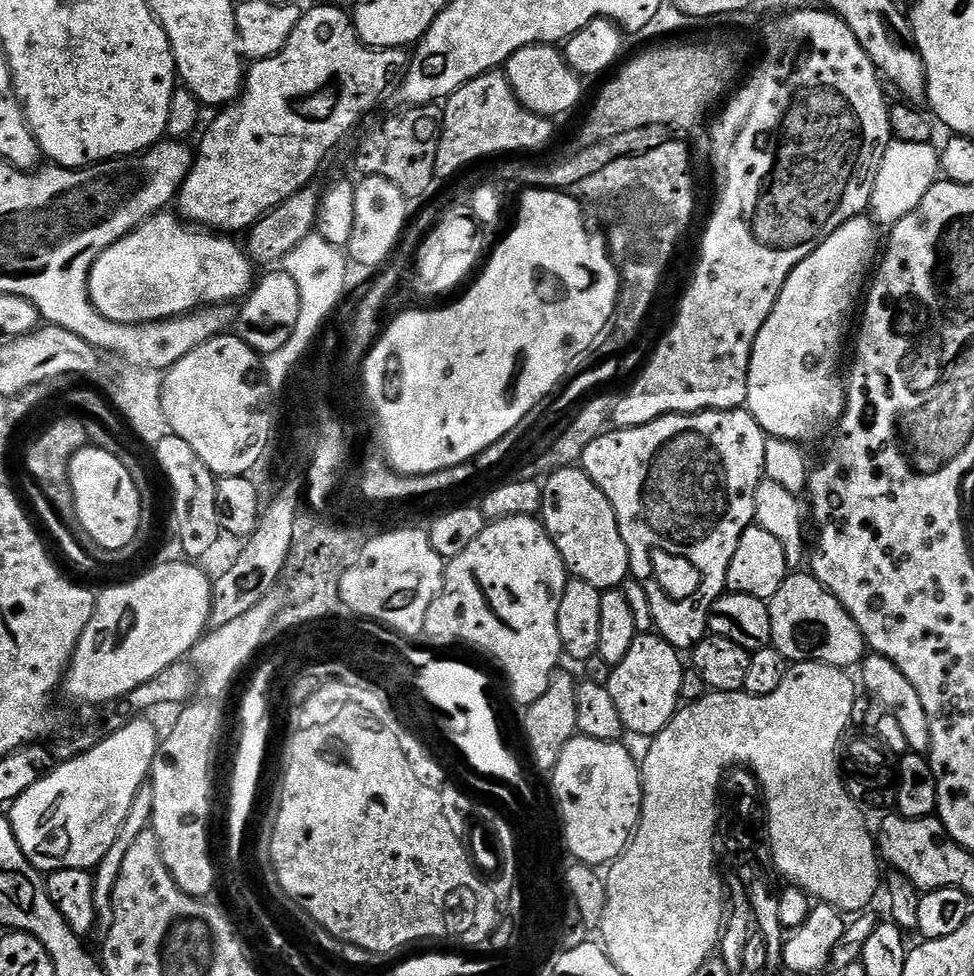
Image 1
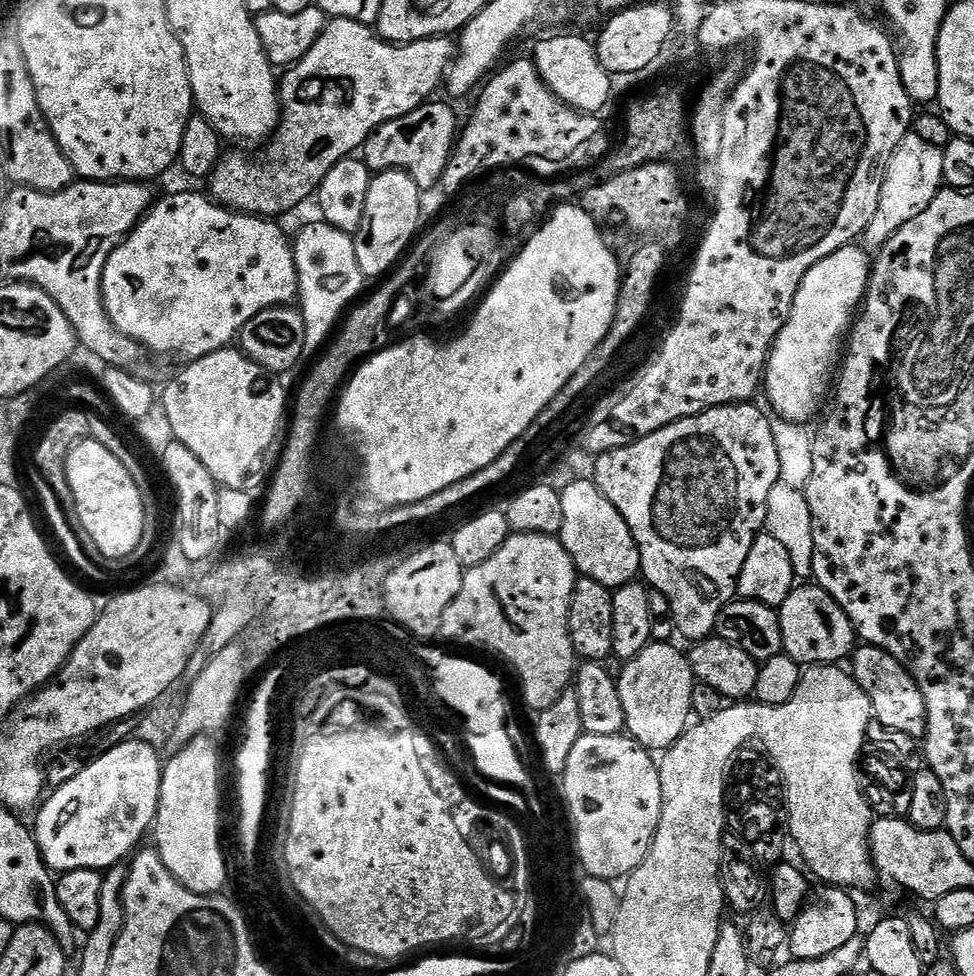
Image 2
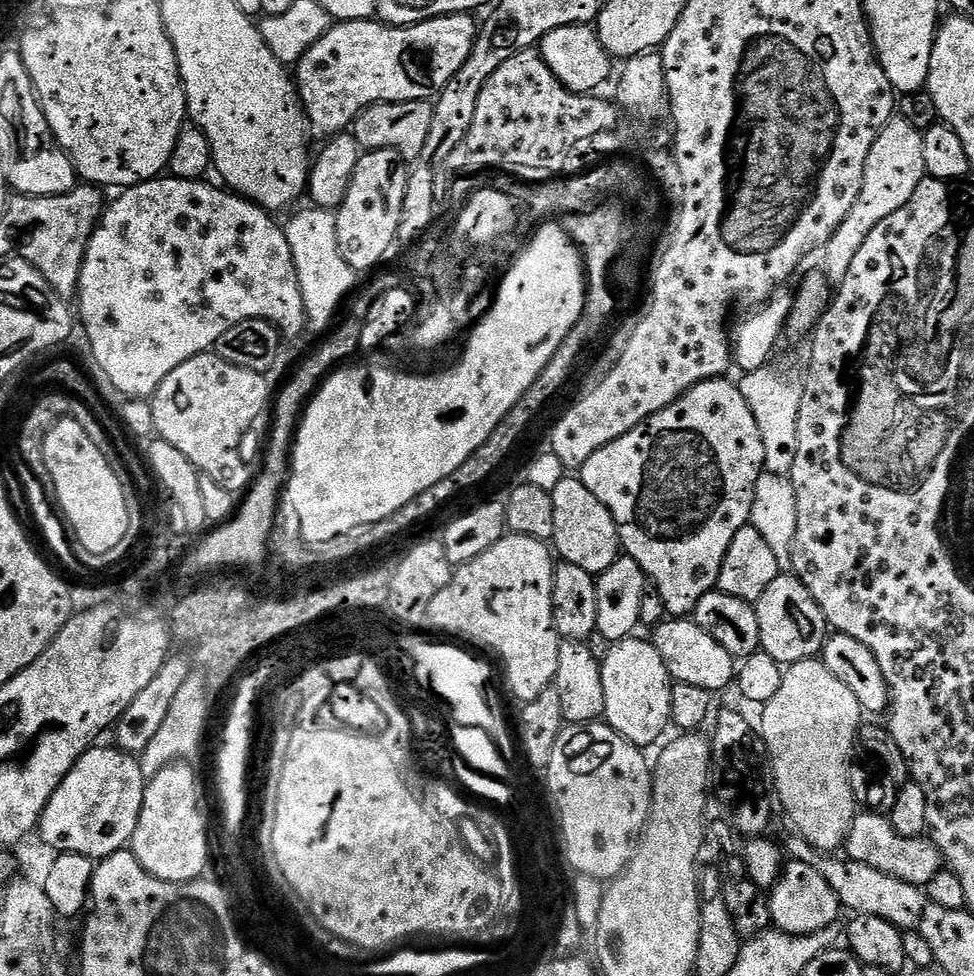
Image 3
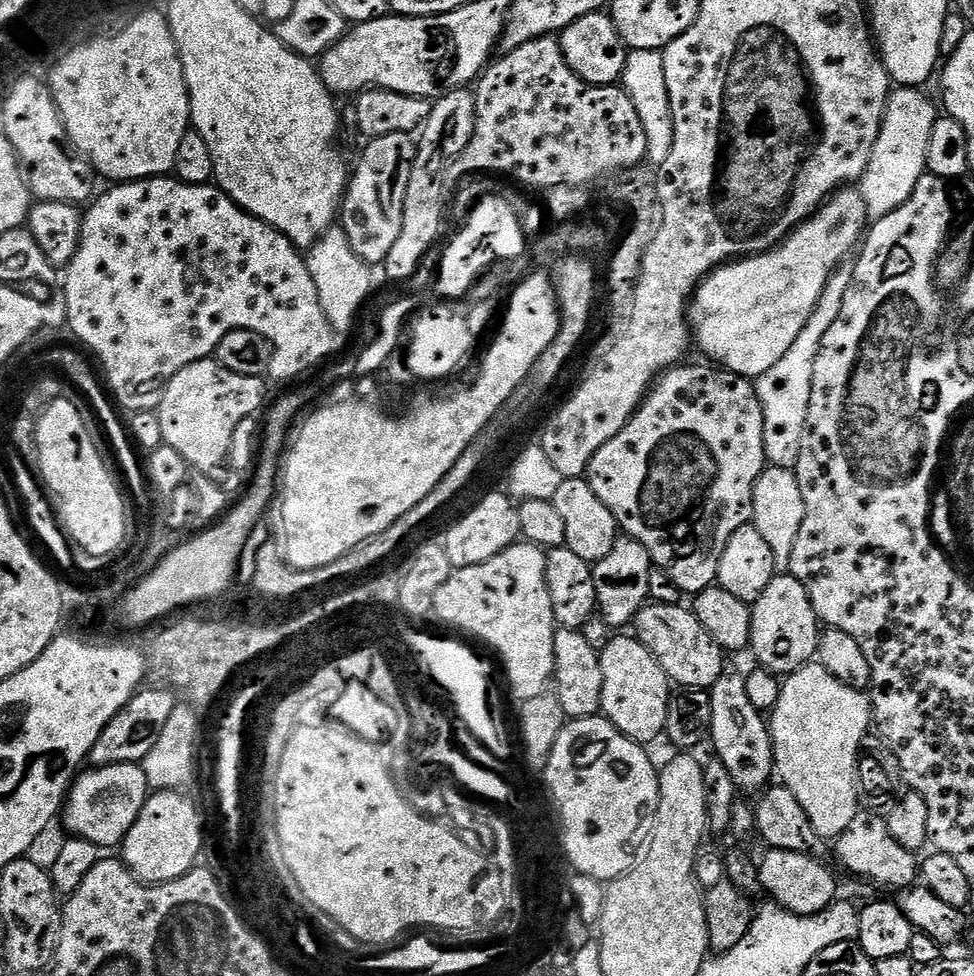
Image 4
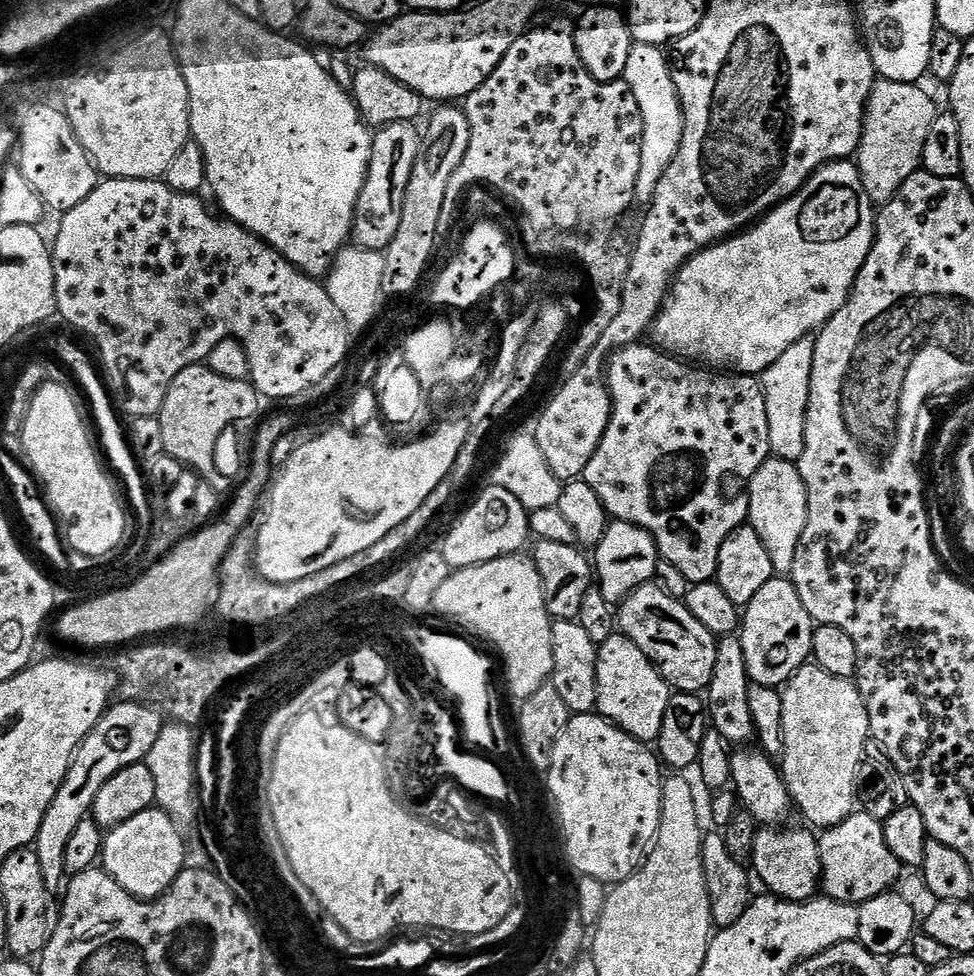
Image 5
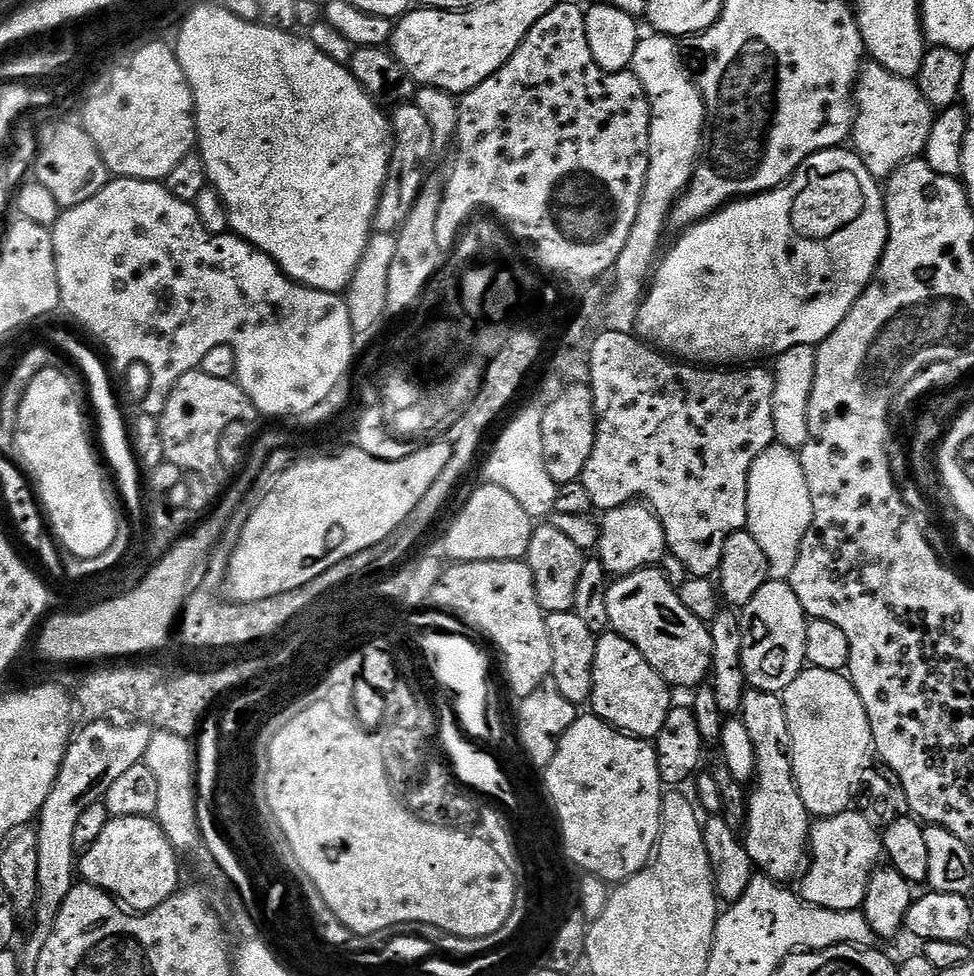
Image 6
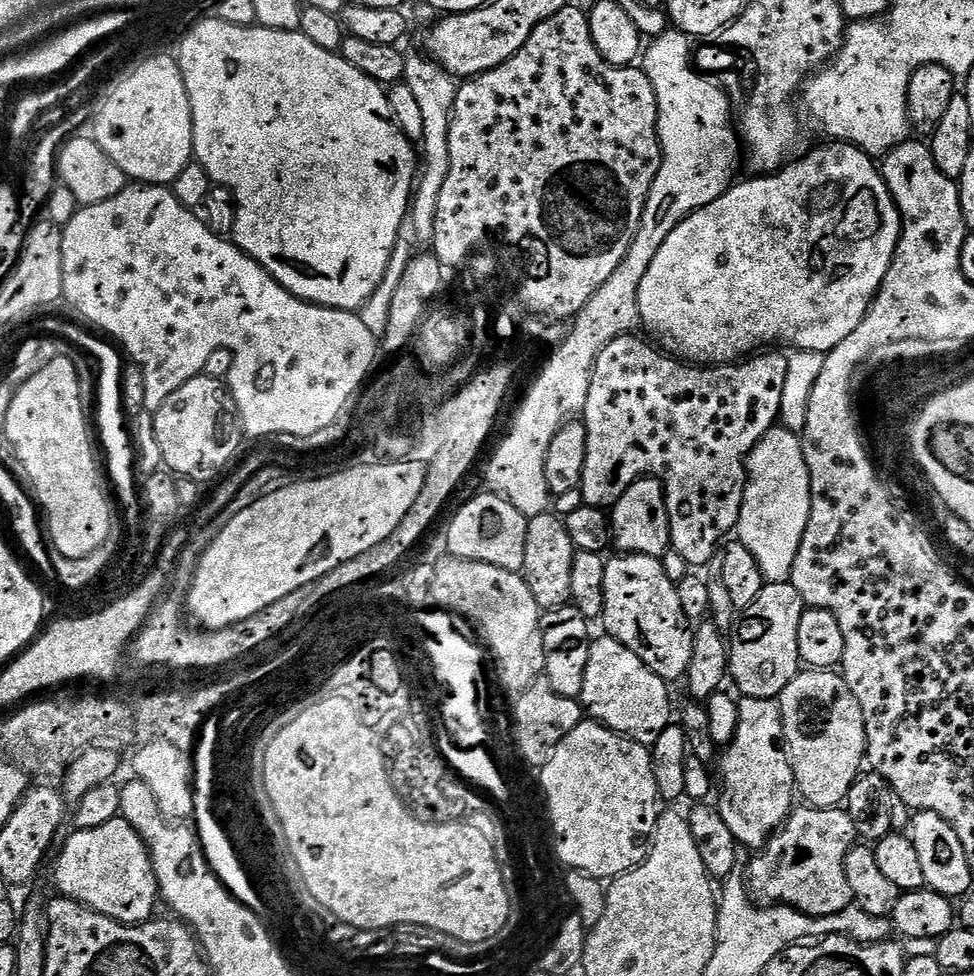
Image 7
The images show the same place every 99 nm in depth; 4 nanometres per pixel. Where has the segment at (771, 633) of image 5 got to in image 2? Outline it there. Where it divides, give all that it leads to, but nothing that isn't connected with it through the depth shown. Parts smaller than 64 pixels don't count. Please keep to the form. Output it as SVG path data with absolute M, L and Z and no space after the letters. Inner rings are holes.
M819 586L812 588L793 587L788 597L778 605L778 617L780 620L780 634L782 636L782 652L791 660L795 660L801 666L832 666L840 659L847 657L853 651L858 637L852 630L852 624L844 617L844 612L830 598L830 594Z

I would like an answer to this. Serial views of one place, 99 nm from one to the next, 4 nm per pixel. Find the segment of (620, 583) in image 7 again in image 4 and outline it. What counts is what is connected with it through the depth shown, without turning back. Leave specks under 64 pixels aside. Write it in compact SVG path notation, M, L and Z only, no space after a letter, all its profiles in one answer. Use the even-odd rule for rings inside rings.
M651 602L645 604L634 621L634 635L636 639L644 643L646 650L650 650L650 654L654 654L658 666L662 666L662 670L673 685L682 688L711 690L714 682L718 682L718 678L726 670L725 653L714 642L714 638L710 638L710 634L706 634L702 622L698 622L695 614L680 604L653 604Z

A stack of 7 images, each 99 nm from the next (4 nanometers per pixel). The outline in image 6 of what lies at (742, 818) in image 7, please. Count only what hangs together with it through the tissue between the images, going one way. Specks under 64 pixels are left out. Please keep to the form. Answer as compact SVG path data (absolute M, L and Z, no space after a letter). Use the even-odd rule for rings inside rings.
M748 690L740 712L756 755L753 788L747 793L747 823L742 831L744 848L763 875L777 882L792 882L801 875L810 848L810 817L792 773L792 739L784 701L774 692Z

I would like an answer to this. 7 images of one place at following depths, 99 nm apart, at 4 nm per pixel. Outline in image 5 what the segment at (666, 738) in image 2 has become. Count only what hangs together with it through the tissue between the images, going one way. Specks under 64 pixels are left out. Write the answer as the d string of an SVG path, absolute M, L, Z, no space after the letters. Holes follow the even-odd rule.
M617 634L606 638L606 642L599 645L598 698L596 699L595 711L603 716L605 720L612 721L617 728L629 732L636 740L659 741L662 718L666 718L666 706L673 694L673 689L668 687L660 671L653 666L650 658L646 658L646 654L642 654L642 650L638 650L638 646L634 646L634 642L629 636Z

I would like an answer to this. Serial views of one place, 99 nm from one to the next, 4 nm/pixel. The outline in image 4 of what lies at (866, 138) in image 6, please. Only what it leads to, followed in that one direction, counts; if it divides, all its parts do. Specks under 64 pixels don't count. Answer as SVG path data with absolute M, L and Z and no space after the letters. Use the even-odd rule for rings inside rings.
M900 86L889 91L888 105L884 111L884 121L880 124L880 133L872 147L872 153L868 159L866 170L860 175L858 191L863 200L865 213L869 217L879 218L898 210L914 194L914 186L926 174L928 163L926 162L926 146L930 142L930 130L938 119L938 108L931 104L923 96L921 89L916 86Z

